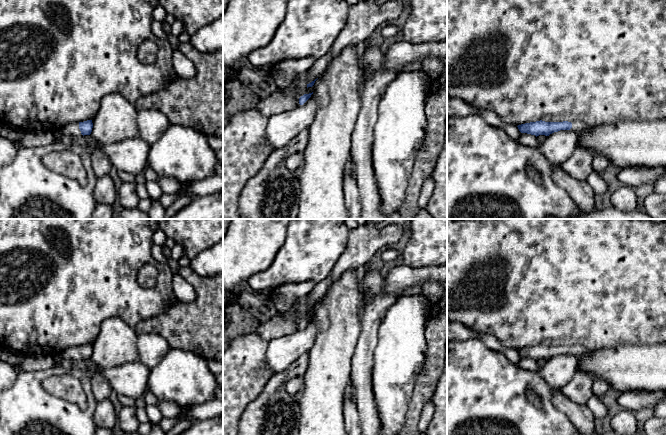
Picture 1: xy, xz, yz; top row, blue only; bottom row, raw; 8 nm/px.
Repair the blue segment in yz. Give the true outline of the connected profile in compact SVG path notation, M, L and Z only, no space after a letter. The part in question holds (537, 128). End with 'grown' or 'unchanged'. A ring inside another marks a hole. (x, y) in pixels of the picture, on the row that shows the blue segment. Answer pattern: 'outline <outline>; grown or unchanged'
outline M540 120L536 122L521 124L517 127L521 133L535 135L536 137L539 135L549 136L554 132L558 132L560 130L570 130L571 128L573 128L575 132L583 132L590 129L590 125L581 121L574 121L571 123L568 121L545 122Z; grown

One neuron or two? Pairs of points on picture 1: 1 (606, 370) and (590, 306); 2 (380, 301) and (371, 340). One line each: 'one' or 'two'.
1: two
2: one

